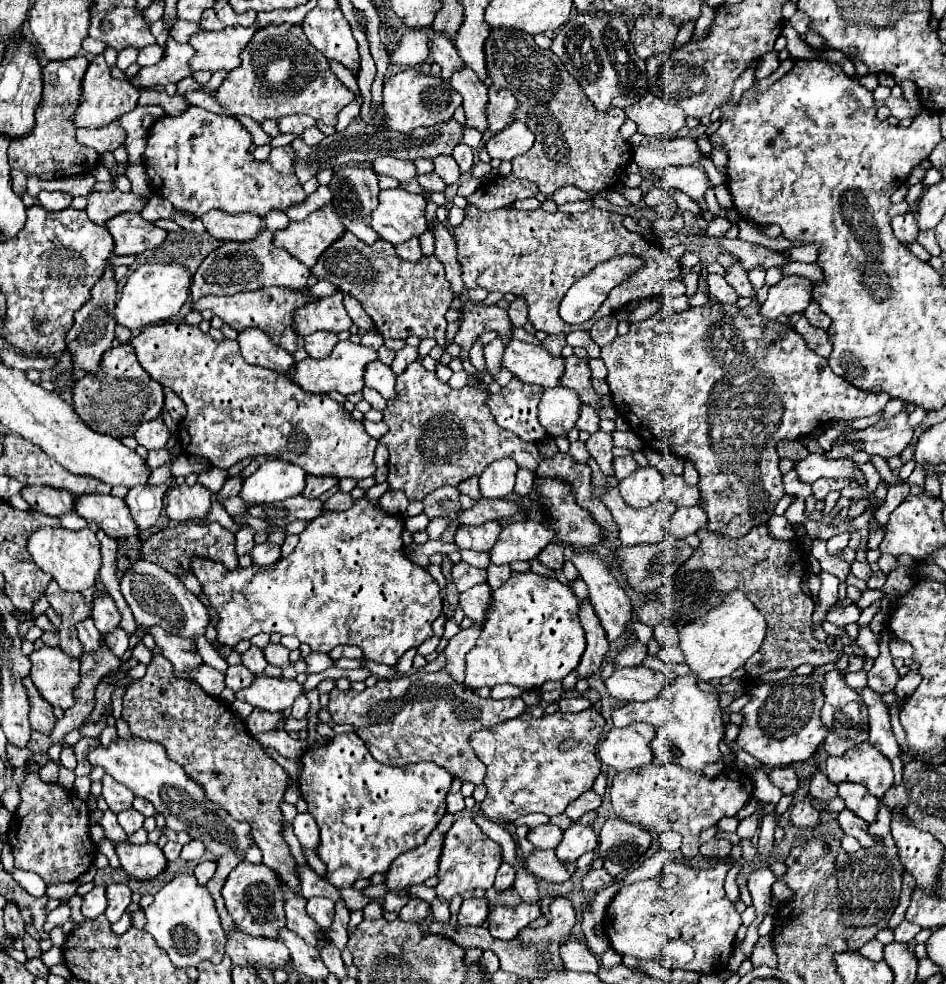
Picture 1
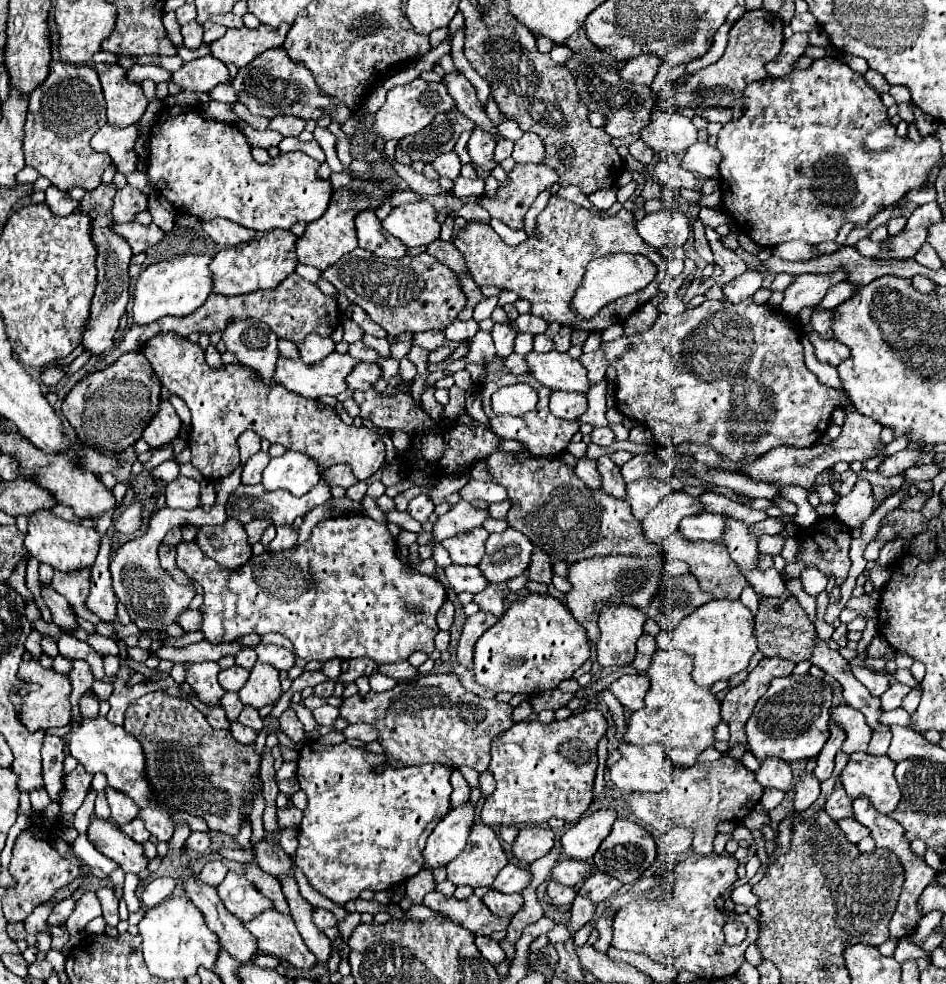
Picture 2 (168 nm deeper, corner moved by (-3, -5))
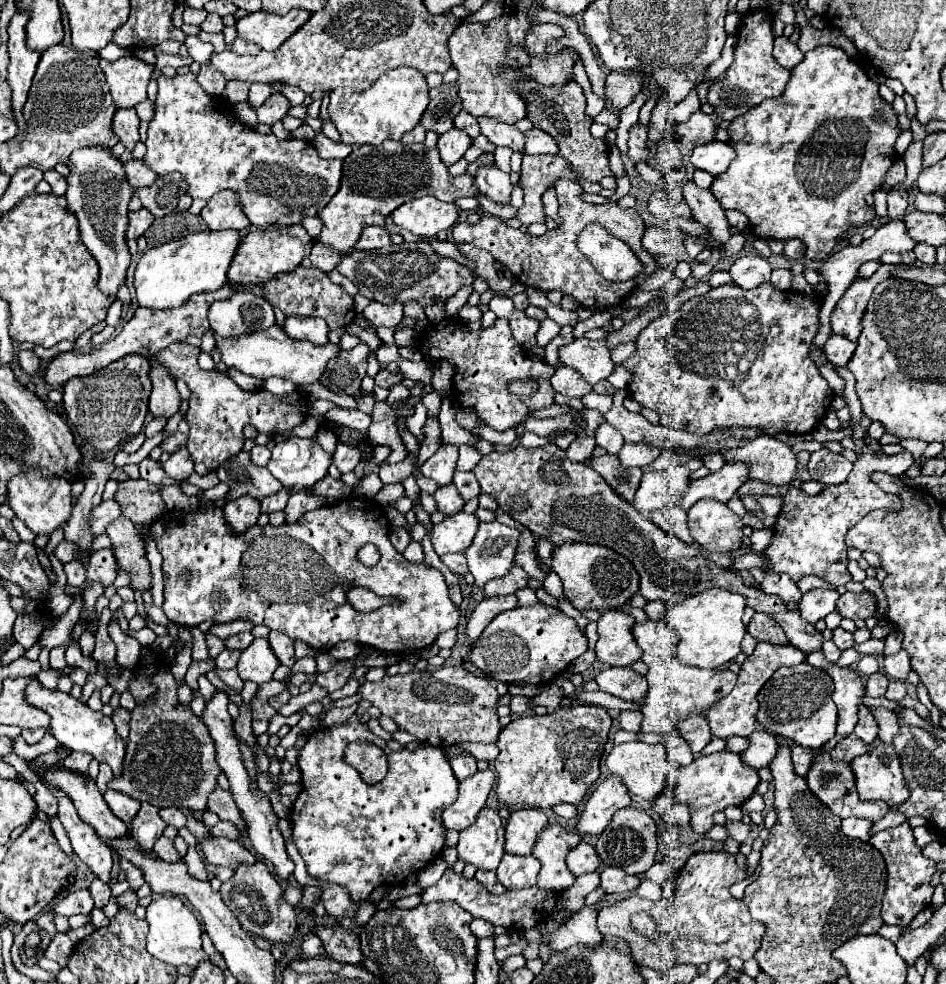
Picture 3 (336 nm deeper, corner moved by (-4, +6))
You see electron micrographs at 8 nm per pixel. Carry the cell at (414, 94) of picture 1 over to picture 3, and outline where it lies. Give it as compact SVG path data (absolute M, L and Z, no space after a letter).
M400 67L388 71L364 93L356 93L356 89L334 89L330 93L328 113L344 143L380 145L386 139L398 141L406 131L418 125L422 113L430 103L428 91L430 87L426 83L426 77L418 69Z

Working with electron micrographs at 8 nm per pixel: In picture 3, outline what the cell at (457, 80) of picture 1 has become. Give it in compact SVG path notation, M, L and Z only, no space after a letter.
M496 163L478 167L476 185L486 197L490 197L490 199L494 199L498 203L508 203L508 195L512 191L512 183L510 183L508 173L500 171L500 167Z

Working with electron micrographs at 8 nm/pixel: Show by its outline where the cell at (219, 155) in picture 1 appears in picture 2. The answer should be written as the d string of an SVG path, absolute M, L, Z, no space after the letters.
M169 106L157 118L151 140L149 140L149 160L147 174L155 182L155 188L165 196L179 212L197 216L207 222L213 218L227 218L235 224L257 232L269 232L275 228L291 228L297 222L319 220L331 200L333 186L329 180L317 178L319 162L307 156L305 152L287 152L271 158L267 164L259 164L251 156L249 142L239 128L227 126L227 122L207 120L201 116L201 110L195 106Z

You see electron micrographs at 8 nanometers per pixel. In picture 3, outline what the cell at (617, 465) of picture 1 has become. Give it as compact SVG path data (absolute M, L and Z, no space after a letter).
M634 443L634 445L624 445L618 459L624 467L648 467L654 459L658 459L662 453L660 447L652 447L646 443Z

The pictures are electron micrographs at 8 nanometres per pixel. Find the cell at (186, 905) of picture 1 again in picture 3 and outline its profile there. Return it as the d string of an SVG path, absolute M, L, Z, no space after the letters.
M162 895L154 899L146 909L146 921L150 925L148 931L148 953L168 965L192 965L196 967L200 961L208 959L202 949L202 925L196 919L194 911L176 895Z

